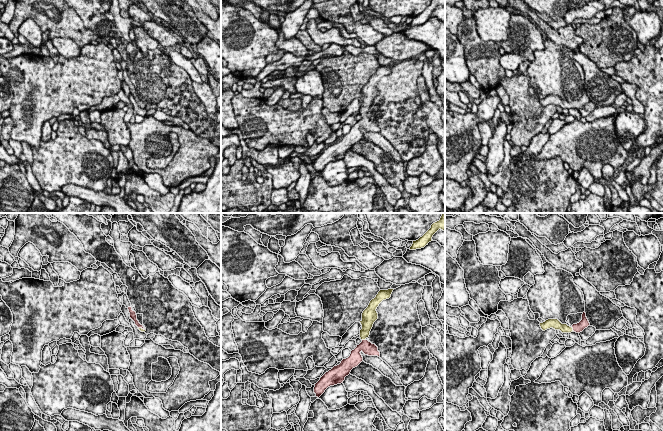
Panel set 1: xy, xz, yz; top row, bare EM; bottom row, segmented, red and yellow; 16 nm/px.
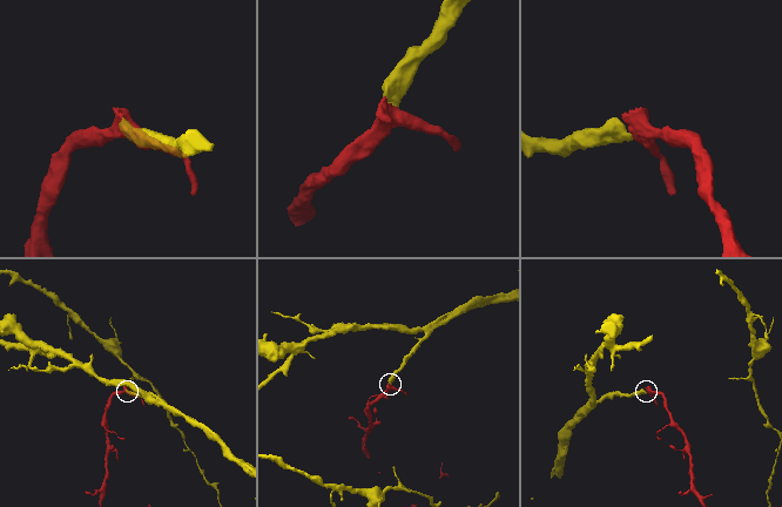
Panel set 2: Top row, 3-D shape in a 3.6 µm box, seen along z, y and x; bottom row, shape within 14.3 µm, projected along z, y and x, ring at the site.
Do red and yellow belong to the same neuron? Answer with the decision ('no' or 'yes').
yes

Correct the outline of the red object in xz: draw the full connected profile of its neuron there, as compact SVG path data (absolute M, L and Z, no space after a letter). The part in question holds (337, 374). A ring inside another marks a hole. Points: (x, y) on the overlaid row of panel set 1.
M380 290L376 297L370 301L368 307L363 311L362 320L360 321L362 329L359 335L362 342L351 351L348 358L343 359L339 365L334 366L320 378L314 387L316 397L319 398L328 387L343 383L345 377L350 374L351 370L363 361L361 351L368 356L380 356L378 347L369 342L367 338L370 335L374 322L378 319L377 307L383 300L391 297L393 290Z

